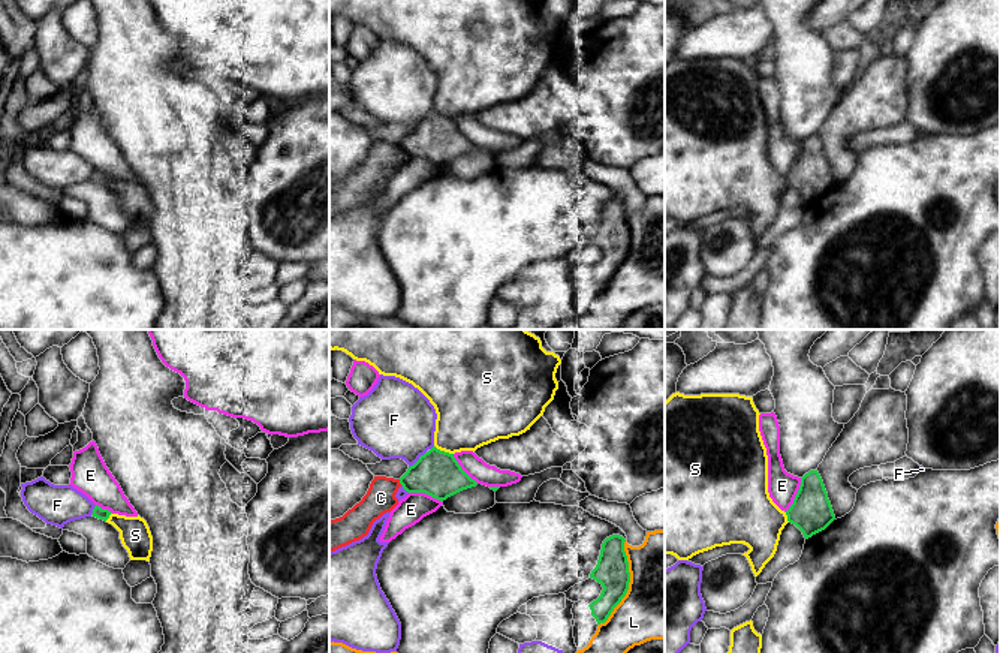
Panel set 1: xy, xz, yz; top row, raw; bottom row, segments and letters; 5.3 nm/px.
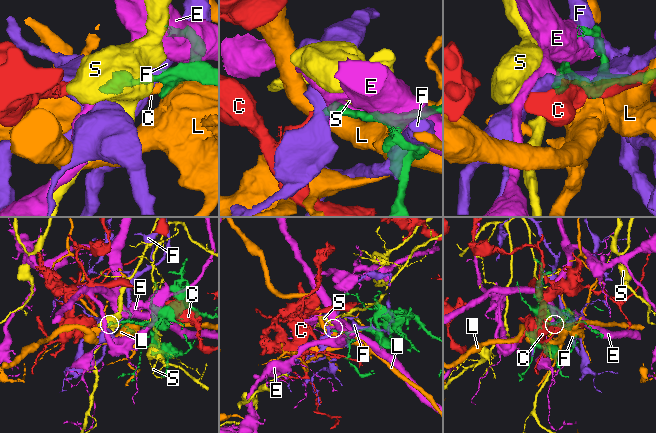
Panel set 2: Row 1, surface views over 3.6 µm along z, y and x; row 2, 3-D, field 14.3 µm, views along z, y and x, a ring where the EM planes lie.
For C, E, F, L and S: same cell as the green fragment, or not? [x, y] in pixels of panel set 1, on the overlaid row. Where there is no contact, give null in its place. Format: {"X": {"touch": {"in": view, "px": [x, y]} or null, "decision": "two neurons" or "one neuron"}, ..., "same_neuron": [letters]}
{"C": {"touch": {"in": "xz", "px": [400, 483]}, "decision": "two neurons"}, "E": {"touch": {"in": "xz", "px": [425, 493]}, "decision": "two neurons"}, "F": {"touch": {"in": "xz", "px": [418, 460]}, "decision": "two neurons"}, "L": {"touch": {"in": "xz", "px": [627, 584]}, "decision": "two neurons"}, "S": {"touch": {"in": "xz", "px": [443, 451]}, "decision": "two neurons"}, "same_neuron": []}

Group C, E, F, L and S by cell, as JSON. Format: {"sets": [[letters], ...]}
{"sets": [["C"], ["E"], ["F"], ["L"], ["S"]]}

